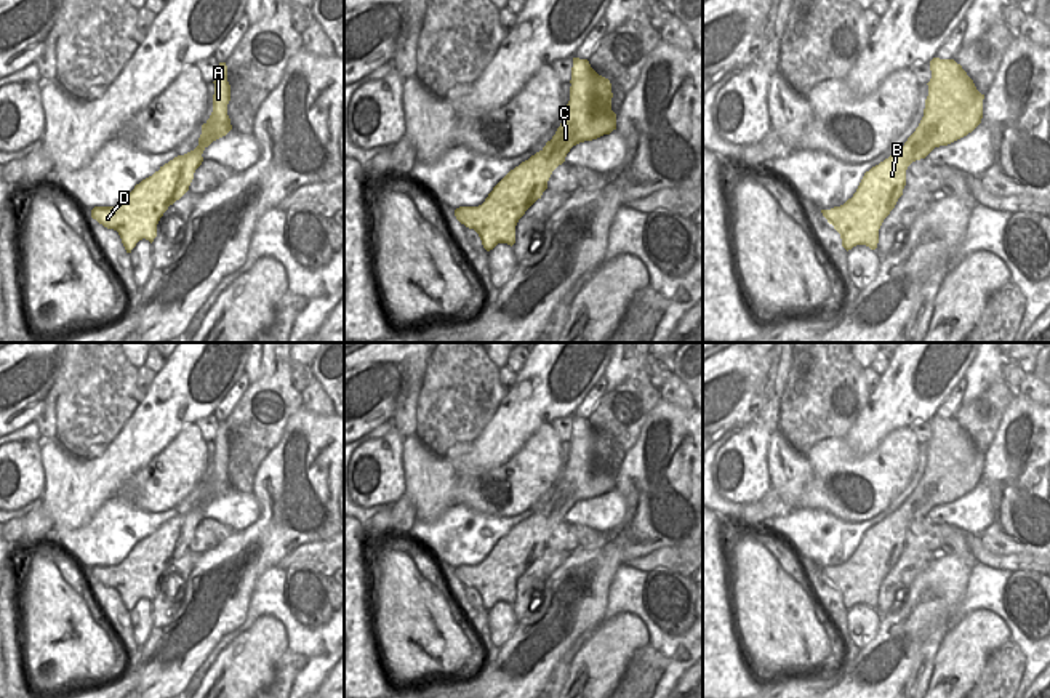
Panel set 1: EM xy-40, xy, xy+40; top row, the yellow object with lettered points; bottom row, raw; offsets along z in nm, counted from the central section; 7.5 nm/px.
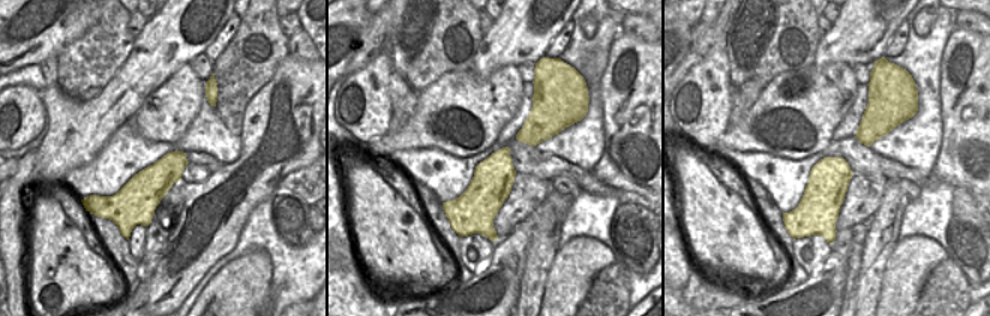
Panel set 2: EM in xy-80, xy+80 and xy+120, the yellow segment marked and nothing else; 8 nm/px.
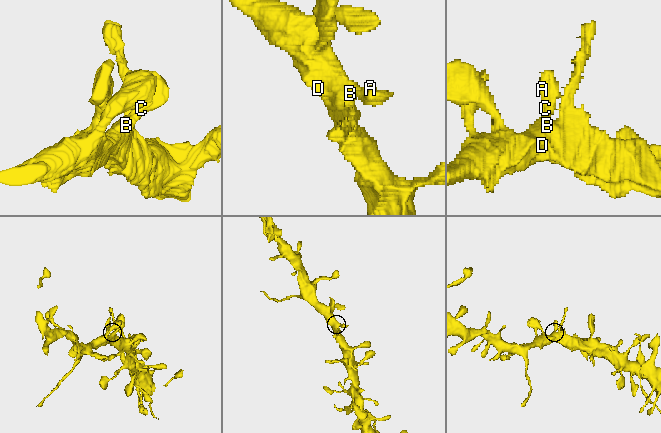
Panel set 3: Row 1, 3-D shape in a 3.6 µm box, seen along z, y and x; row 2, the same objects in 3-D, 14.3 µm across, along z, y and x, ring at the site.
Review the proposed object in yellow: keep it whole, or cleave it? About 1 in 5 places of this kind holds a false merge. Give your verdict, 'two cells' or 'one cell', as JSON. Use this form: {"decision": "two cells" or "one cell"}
{"decision": "one cell"}

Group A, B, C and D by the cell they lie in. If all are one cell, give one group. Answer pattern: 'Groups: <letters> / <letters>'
Groups: A B C D

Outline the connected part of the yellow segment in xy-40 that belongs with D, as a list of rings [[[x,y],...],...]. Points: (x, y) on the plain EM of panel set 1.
[[[219,421],[213,442],[213,471],[202,483],[198,504],[184,514],[174,515],[152,535],[136,543],[122,564],[94,565],[91,568],[93,578],[118,591],[126,612],[131,612],[142,597],[154,600],[163,572],[189,549],[194,532],[203,520],[203,509],[232,488],[227,474],[230,443],[226,421]]]

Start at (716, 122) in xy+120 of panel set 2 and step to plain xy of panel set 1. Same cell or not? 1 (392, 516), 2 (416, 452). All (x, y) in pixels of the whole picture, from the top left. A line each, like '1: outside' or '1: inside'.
1: outside
2: outside

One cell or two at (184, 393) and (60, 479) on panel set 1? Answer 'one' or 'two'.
one

